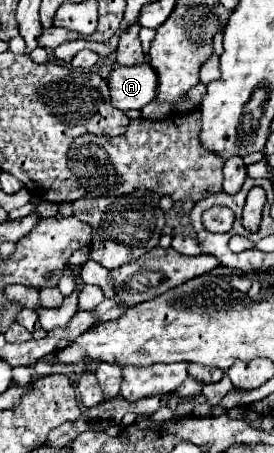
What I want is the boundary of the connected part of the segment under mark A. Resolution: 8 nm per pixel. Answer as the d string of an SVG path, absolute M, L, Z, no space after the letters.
M150 61L134 67L116 67L108 77L110 101L120 111L142 109L158 93L158 75Z

